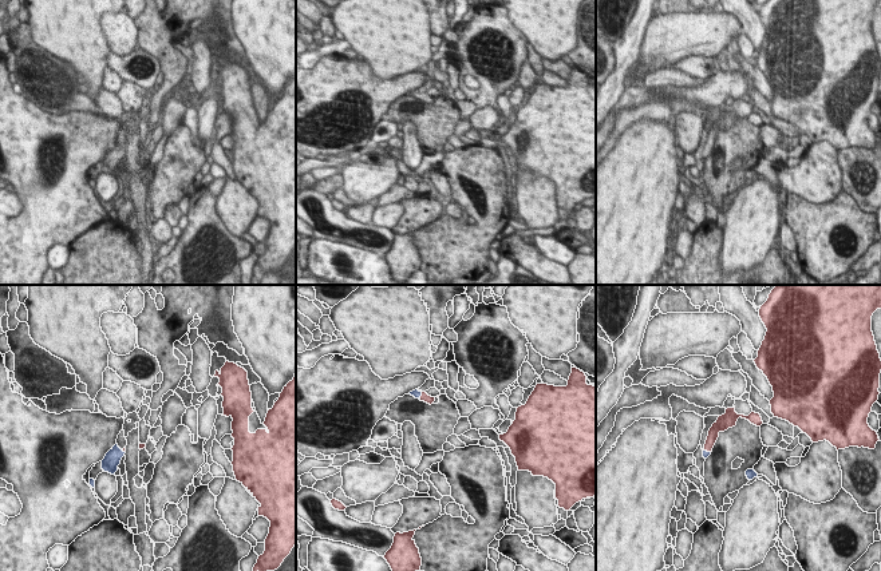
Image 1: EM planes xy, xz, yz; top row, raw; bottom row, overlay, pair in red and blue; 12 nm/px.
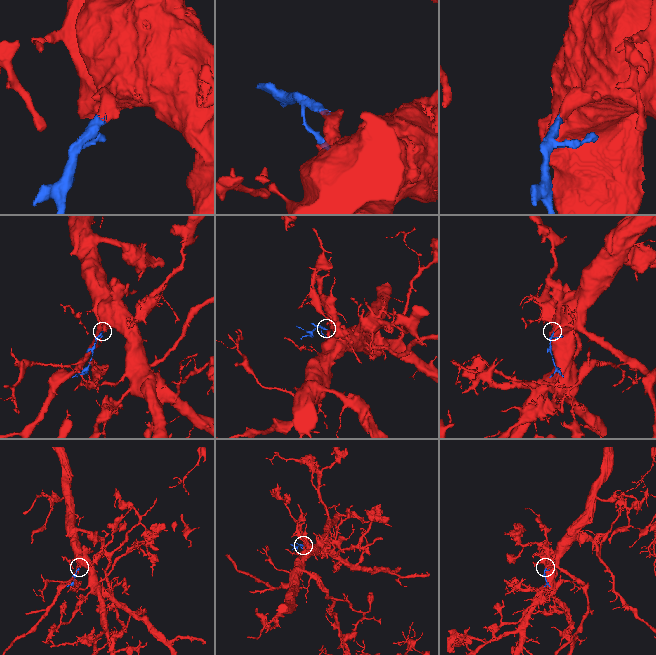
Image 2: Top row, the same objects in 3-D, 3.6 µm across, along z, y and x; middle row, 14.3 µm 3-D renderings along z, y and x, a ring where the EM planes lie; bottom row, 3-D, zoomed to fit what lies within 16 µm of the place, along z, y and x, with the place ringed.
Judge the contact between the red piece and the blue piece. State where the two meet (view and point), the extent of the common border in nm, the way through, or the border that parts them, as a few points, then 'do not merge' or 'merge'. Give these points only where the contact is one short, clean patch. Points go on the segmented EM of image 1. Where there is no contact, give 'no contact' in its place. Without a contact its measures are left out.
meets red in xz at (421, 396); contact 100 nm long; runs through xz (425, 397), (421, 396), (415, 393); merge

